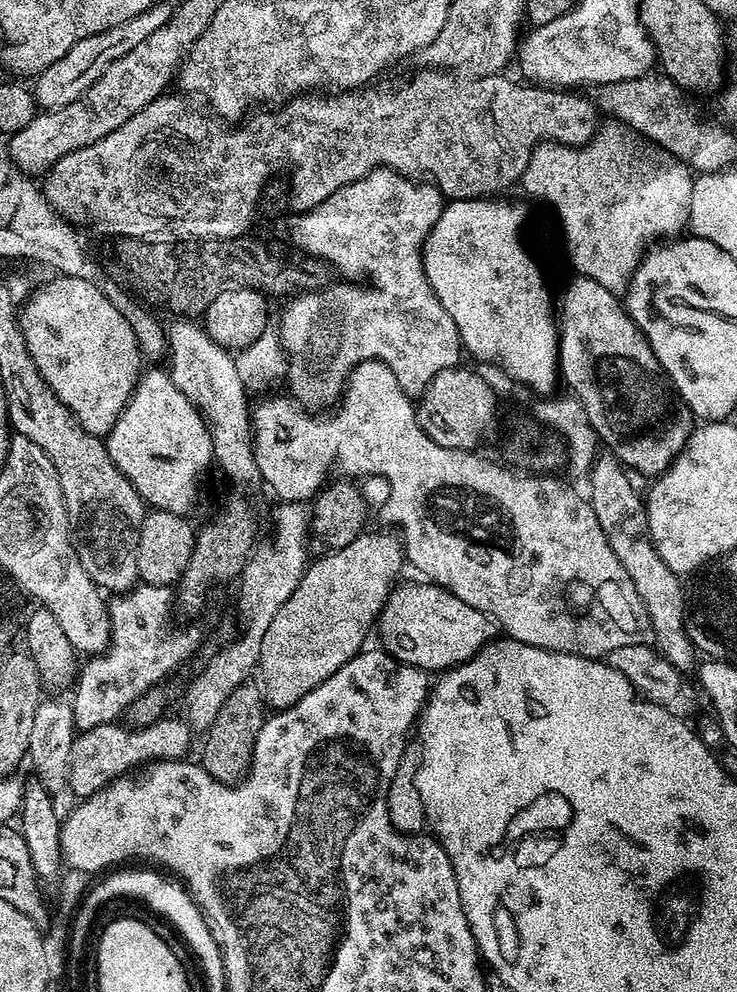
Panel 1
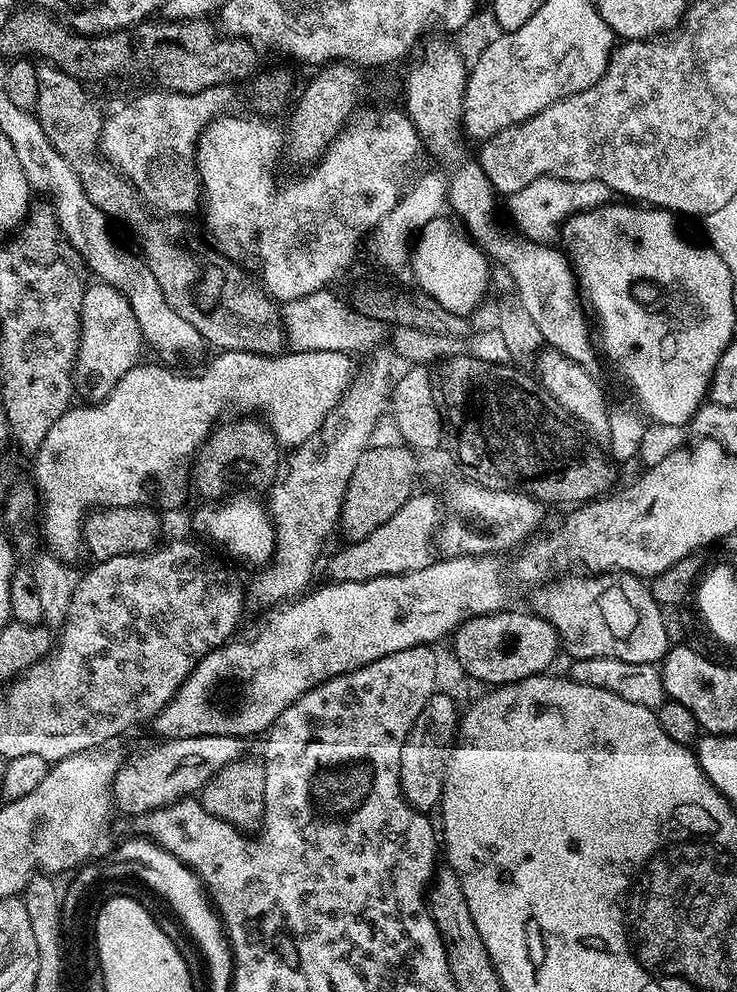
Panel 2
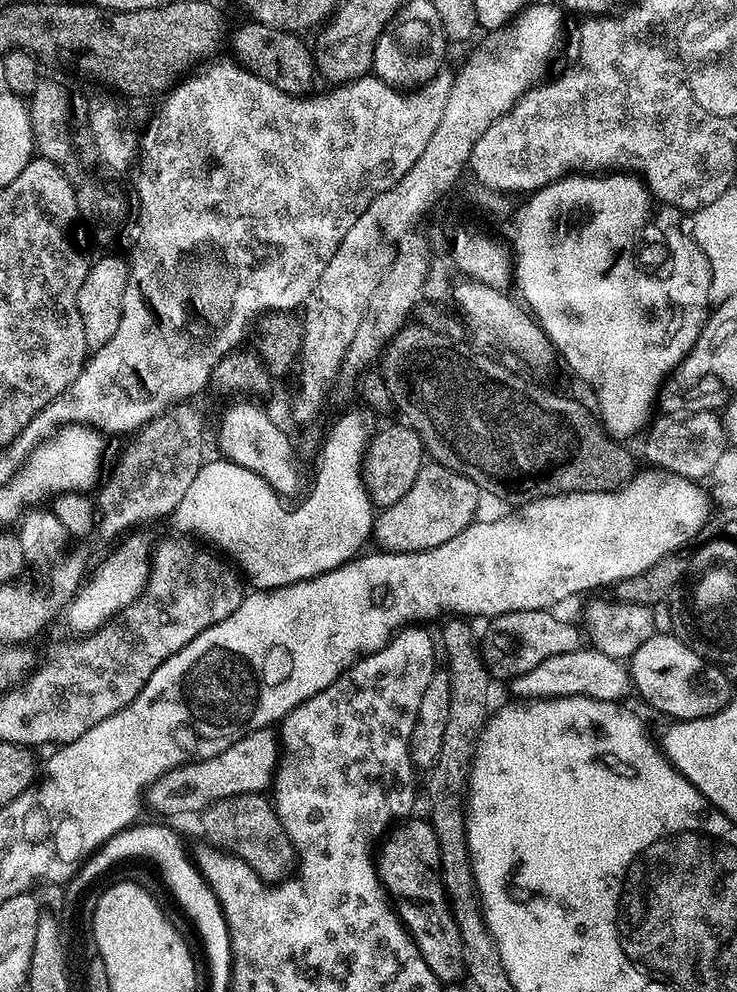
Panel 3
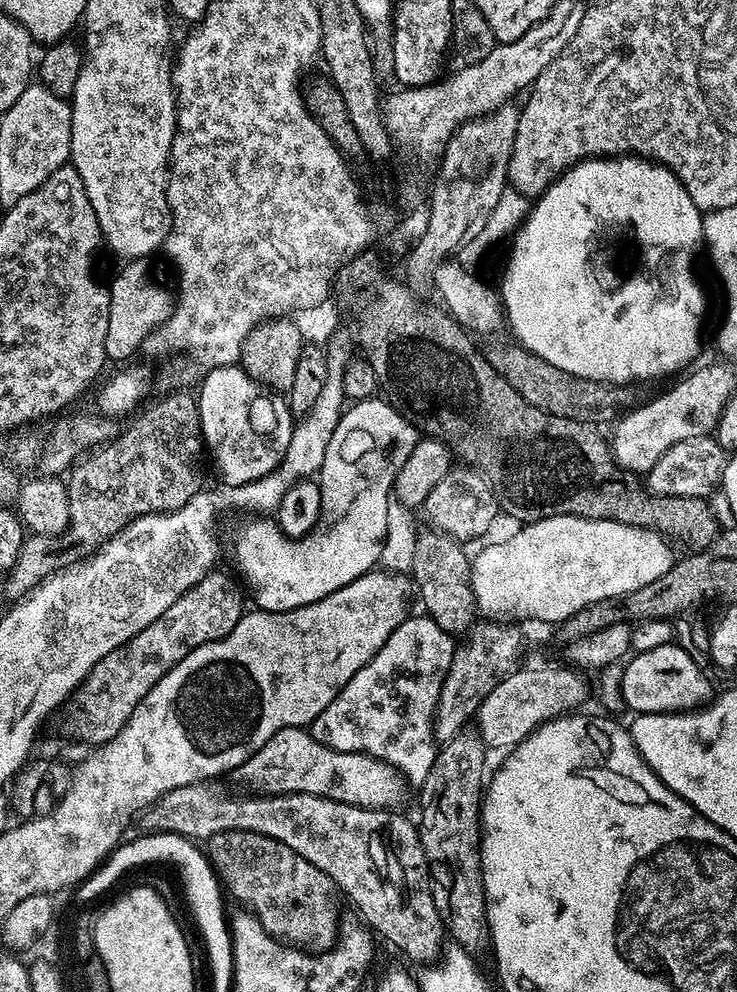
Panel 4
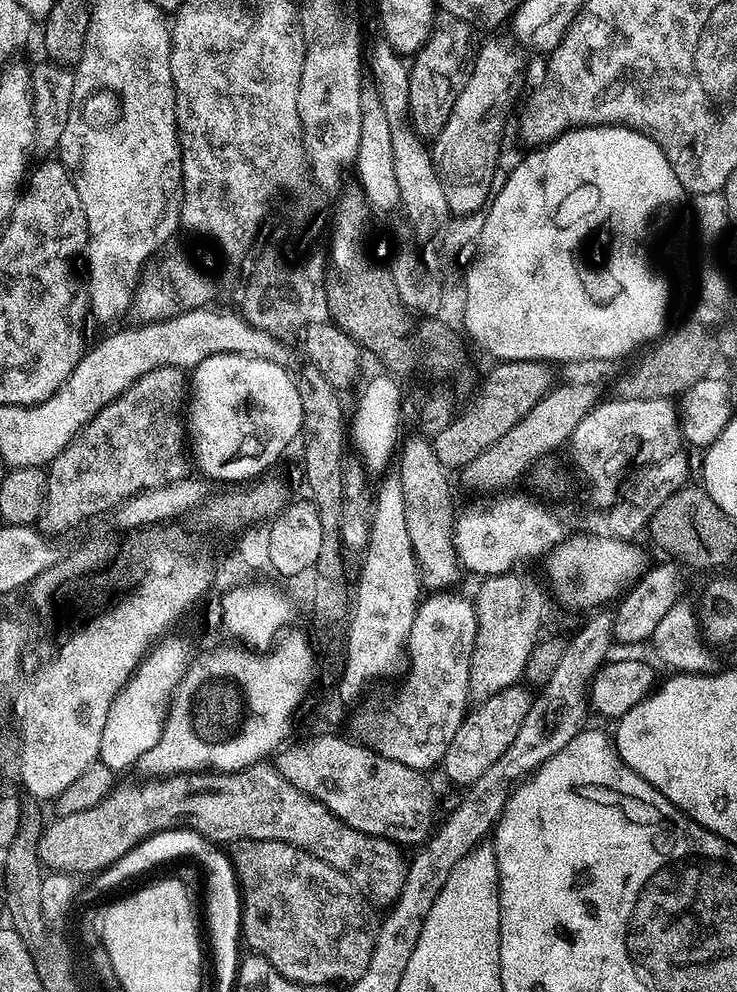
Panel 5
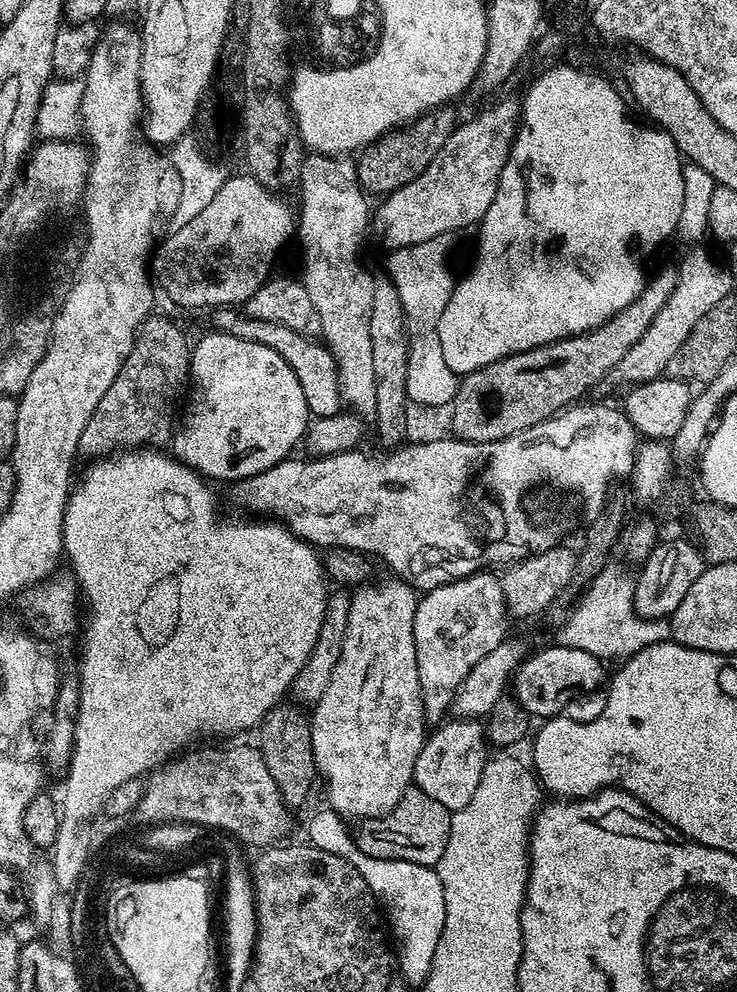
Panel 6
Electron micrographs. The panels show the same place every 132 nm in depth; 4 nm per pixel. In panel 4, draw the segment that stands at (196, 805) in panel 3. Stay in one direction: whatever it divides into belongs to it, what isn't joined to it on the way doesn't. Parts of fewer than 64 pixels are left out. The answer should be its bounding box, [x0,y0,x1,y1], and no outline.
[240,727,409,810]

